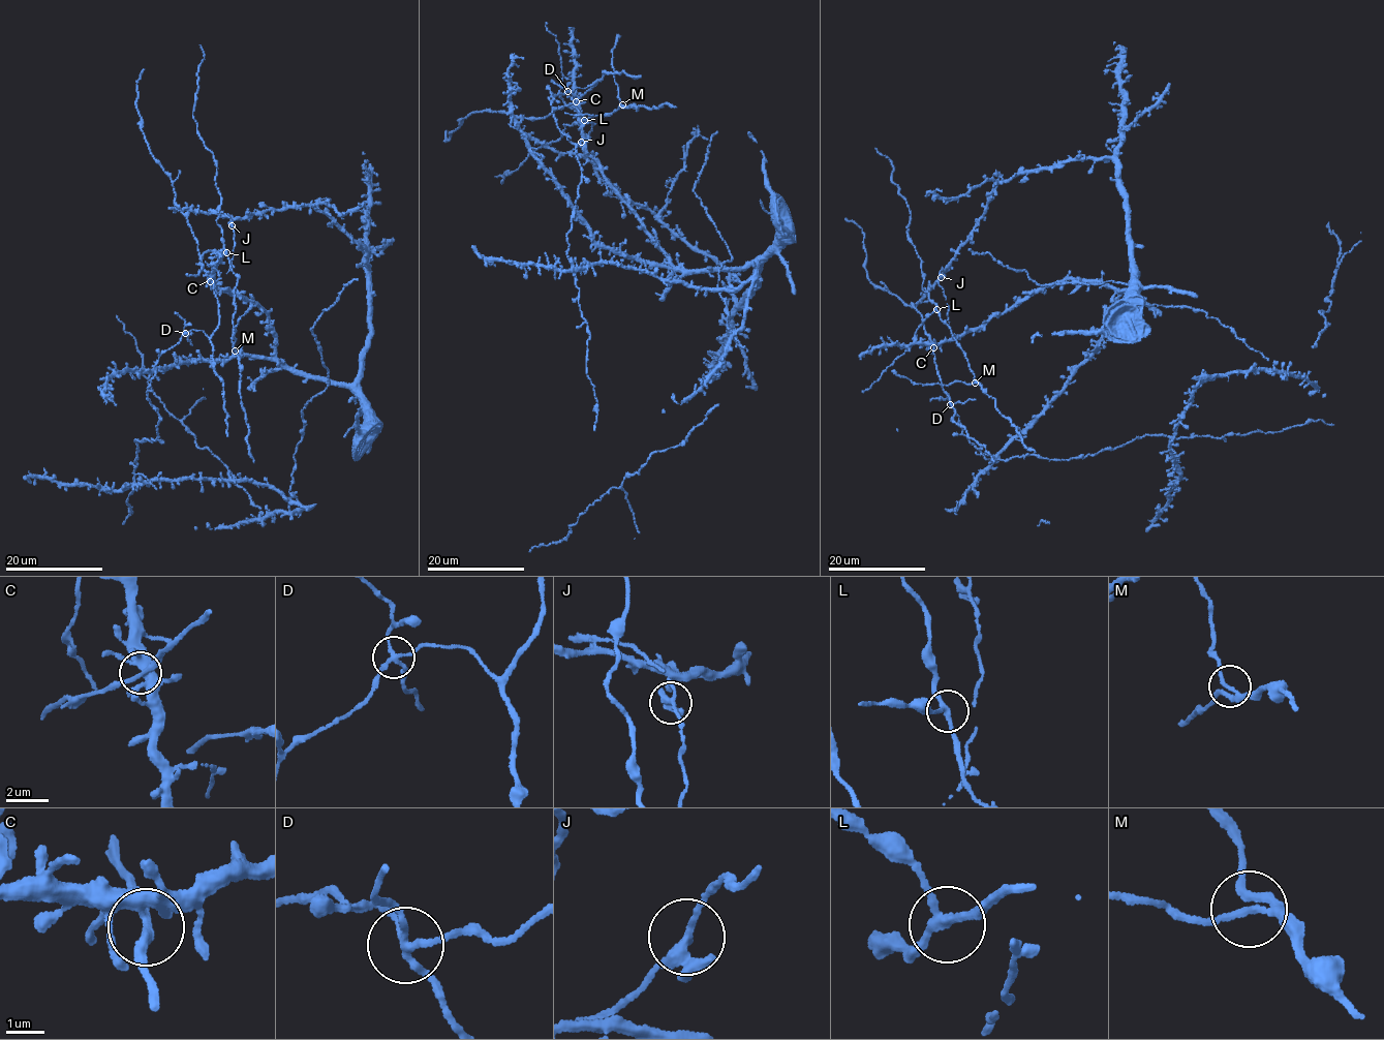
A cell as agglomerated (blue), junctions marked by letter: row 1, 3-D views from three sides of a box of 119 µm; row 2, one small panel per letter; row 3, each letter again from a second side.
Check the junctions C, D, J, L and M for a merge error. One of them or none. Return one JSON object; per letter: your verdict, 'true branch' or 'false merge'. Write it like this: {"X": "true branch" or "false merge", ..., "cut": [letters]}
{"C": "true branch", "D": "false merge", "J": "true branch", "L": "true branch", "M": "true branch", "cut": ["D"]}

